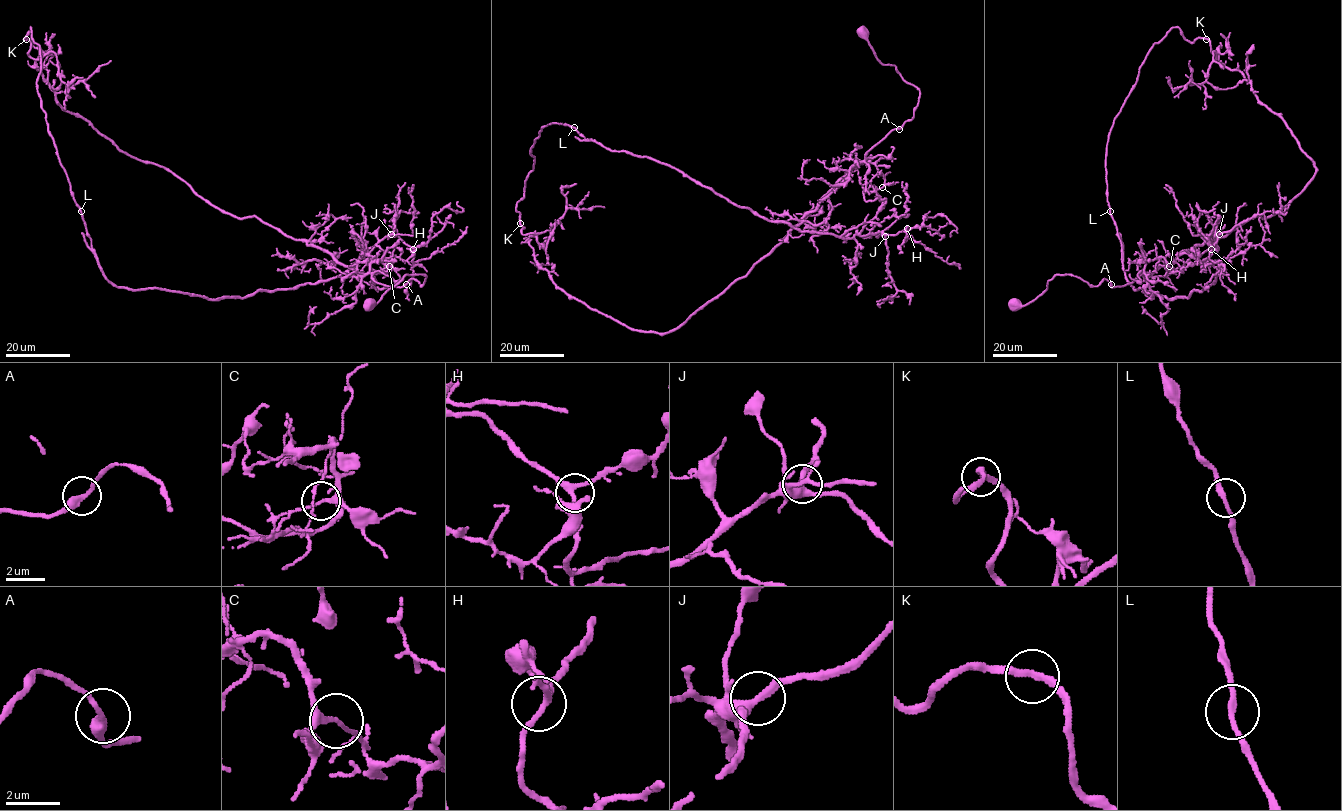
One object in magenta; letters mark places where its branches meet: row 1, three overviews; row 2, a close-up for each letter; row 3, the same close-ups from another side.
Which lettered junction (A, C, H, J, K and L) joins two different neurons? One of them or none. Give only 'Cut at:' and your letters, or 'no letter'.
Cut at: C

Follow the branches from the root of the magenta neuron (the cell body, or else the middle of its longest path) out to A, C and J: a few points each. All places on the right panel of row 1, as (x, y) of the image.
A: (1014, 304), (1023, 305), (1036, 299), (1056, 275), (1076, 276), (1093, 286), (1103, 279), (1111, 284)
C: (1014, 304), (1036, 299), (1056, 275), (1117, 287), (1146, 261), (1162, 256), (1169, 267)
J: (1014, 304), (1036, 299), (1056, 275), (1123, 286), (1159, 256), (1181, 271), (1208, 258), (1219, 234)

